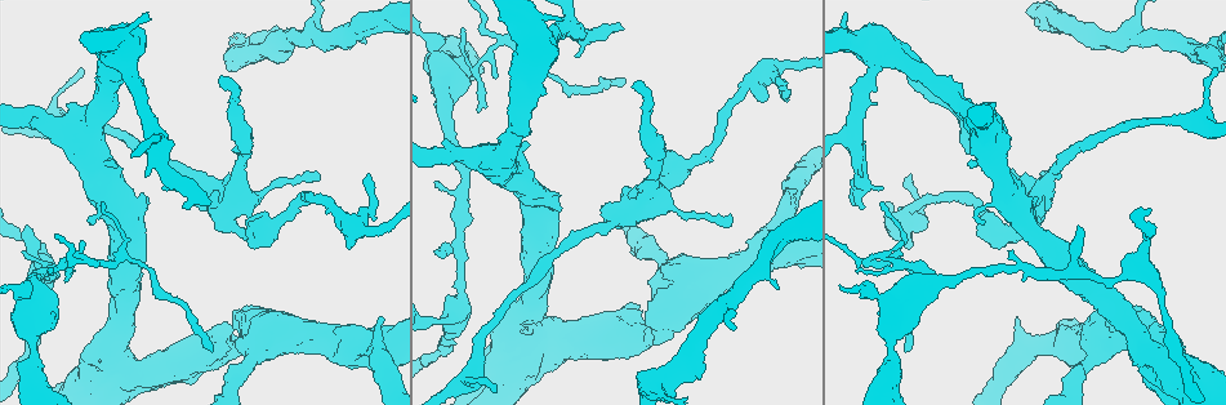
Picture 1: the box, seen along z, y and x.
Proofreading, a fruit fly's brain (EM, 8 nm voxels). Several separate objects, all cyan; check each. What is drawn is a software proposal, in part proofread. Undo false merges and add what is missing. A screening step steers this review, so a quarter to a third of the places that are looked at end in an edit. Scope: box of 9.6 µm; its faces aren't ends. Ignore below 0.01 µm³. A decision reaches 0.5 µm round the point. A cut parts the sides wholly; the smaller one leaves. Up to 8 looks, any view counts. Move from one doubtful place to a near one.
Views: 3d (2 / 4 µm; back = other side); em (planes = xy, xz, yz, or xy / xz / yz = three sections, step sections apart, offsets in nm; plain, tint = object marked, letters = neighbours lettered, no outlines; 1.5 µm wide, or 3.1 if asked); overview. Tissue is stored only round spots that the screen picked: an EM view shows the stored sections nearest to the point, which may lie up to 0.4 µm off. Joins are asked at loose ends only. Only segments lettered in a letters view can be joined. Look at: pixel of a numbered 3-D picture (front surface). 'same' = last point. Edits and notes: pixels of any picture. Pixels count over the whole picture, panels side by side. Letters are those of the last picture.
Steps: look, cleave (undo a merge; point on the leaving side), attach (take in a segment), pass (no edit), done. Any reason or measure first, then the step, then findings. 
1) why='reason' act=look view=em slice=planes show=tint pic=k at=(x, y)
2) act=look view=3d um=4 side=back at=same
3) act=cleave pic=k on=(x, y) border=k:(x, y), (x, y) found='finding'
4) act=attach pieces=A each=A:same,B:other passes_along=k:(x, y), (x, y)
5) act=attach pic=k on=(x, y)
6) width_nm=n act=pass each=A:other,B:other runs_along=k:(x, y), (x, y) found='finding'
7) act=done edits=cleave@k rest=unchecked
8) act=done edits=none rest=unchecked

why='branch stops here' act=look view=3d um=2 pic=1 at=(477, 113)

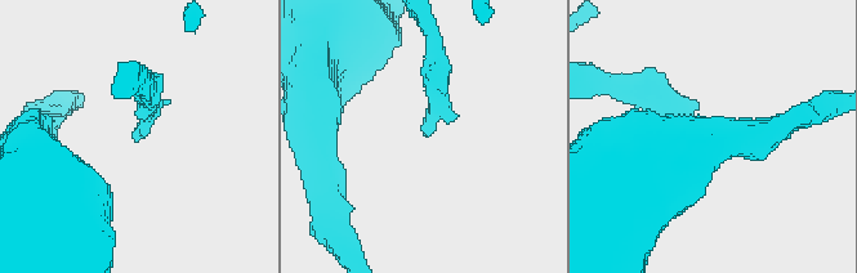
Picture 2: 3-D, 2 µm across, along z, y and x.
why='shape alone is not enough' act=look view=em slice=yz step=8 show=plain pic=2 at=(138, 134)

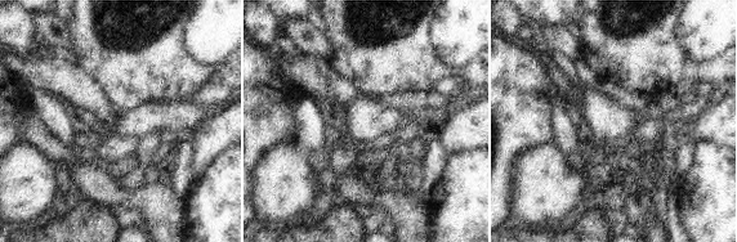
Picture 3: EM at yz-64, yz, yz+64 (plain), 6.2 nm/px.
act=look view=em slice=yz step=8 show=letters at=same

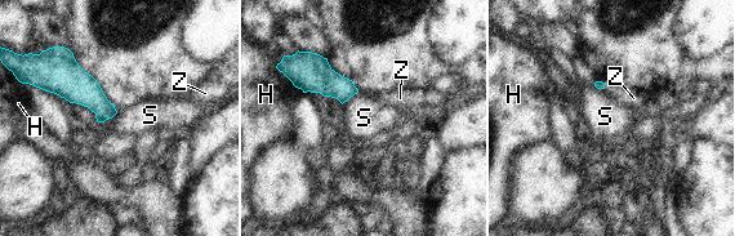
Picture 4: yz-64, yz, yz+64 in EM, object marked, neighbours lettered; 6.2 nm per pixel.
width_nm=130 act=attach pieces=Z each=H:other,S:other,Z:same passes_along=4:(319, 78), (355, 93), (395, 97) found='it goes on there'

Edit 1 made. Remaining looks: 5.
why='abrupt turn' act=look view=3d um=4 pic=1 at=(638, 336)

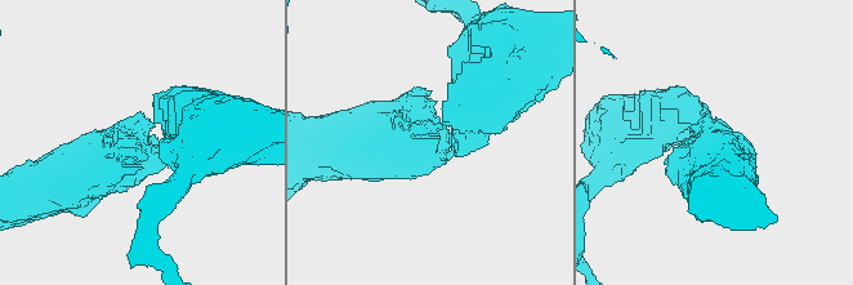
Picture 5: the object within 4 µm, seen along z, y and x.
act=look view=em slice=planes show=tint pic=5 at=(430, 143)

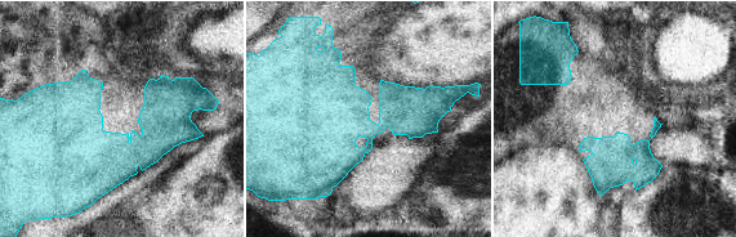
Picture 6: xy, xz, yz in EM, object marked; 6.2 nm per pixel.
why='see the neighbours' act=look view=em slice=planes show=letters at=same

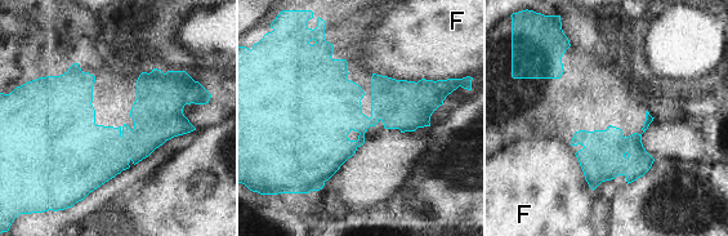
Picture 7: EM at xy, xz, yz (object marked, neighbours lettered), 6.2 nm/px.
act=pass each=F:other border=7:(574, 154), (588, 186), (593, 191) found='one cell here'

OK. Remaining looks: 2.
act=done edits=attach@4 rest=unchecked

